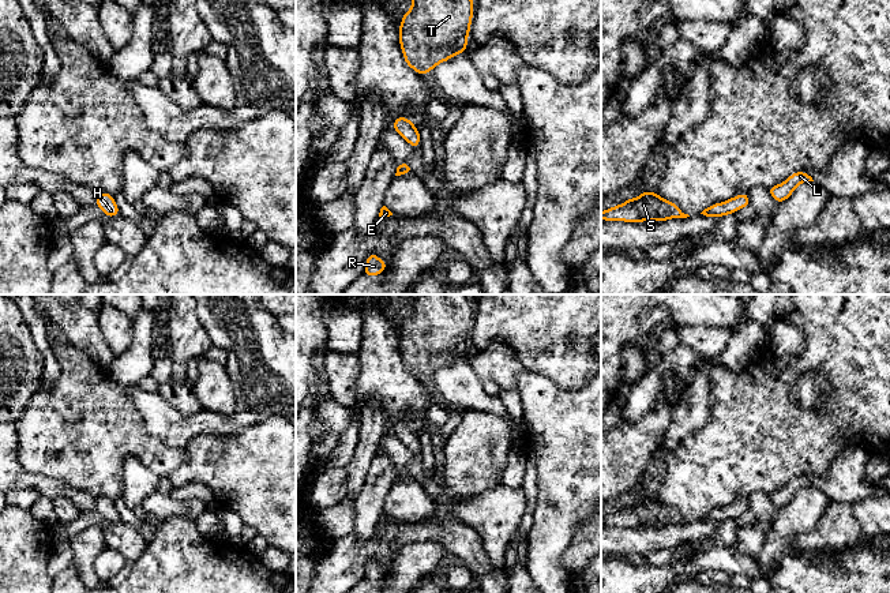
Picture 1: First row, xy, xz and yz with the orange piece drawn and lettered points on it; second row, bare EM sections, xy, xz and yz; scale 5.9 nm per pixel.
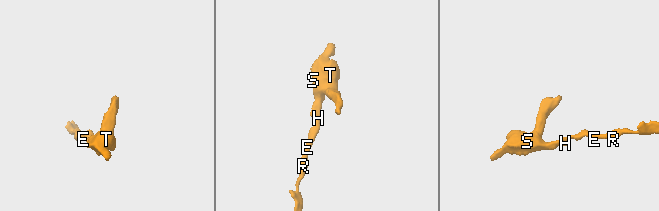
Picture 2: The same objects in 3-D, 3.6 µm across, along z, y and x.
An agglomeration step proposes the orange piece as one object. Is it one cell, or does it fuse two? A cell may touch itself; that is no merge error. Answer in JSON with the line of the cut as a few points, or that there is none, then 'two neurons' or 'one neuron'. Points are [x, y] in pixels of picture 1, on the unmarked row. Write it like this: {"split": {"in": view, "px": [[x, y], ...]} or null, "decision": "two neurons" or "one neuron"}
{"split": null, "decision": "one neuron"}

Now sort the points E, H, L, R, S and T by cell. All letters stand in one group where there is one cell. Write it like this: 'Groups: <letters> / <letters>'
Groups: E H L R S T

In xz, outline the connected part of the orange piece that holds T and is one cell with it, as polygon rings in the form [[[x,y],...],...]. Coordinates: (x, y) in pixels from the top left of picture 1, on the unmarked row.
[[[413,294],[412,312],[399,330],[399,350],[405,368],[420,382],[466,357],[474,308],[467,294]]]

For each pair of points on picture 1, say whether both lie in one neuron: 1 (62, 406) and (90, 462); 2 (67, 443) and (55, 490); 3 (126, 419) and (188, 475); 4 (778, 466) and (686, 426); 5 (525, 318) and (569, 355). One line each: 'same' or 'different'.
1: same
2: different
3: different
4: different
5: same

